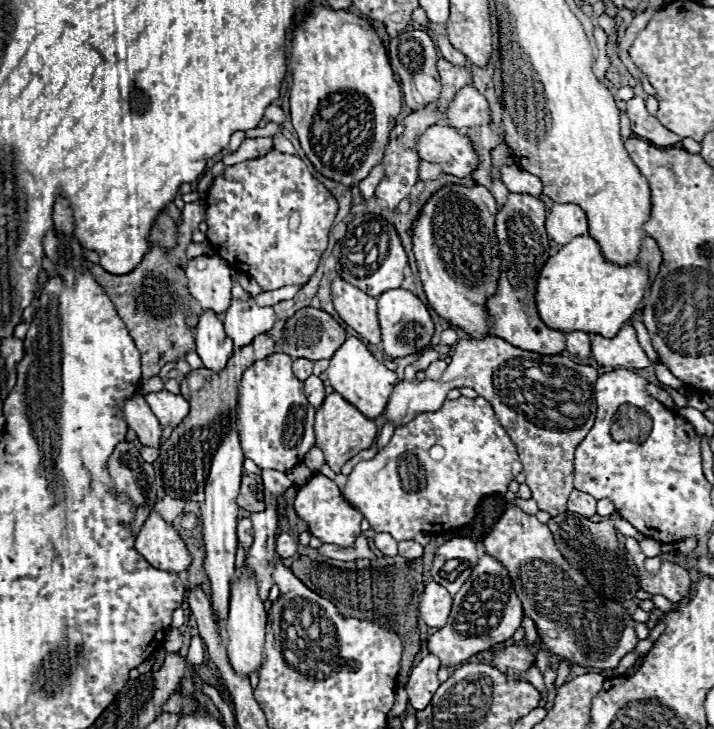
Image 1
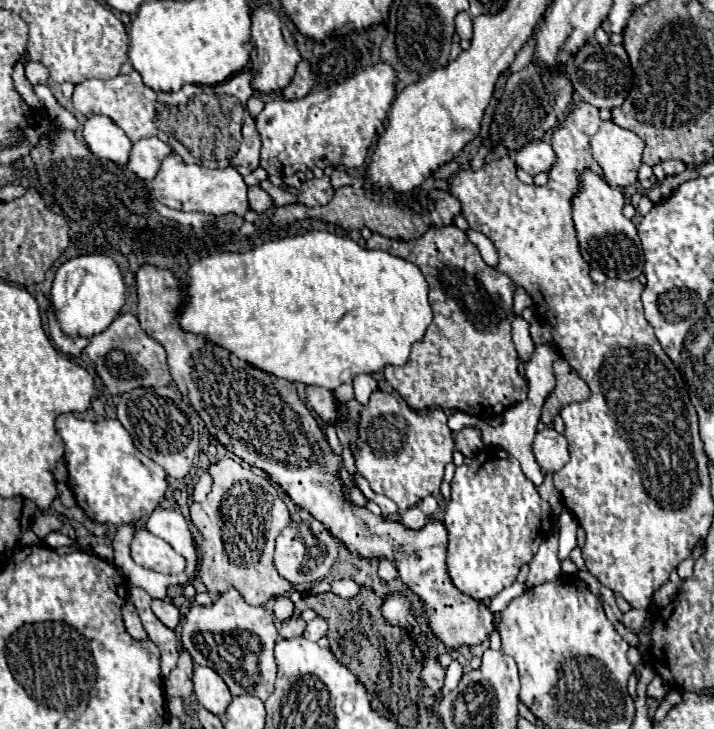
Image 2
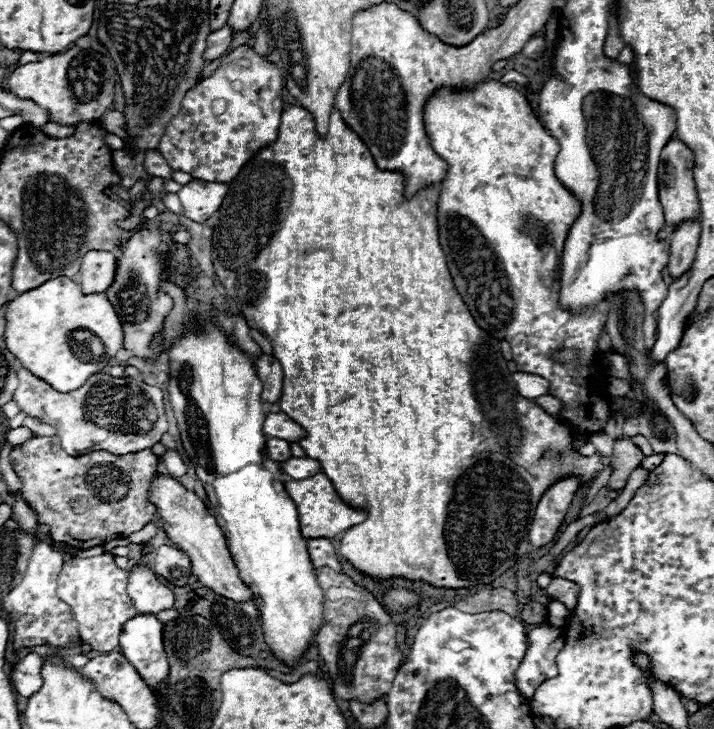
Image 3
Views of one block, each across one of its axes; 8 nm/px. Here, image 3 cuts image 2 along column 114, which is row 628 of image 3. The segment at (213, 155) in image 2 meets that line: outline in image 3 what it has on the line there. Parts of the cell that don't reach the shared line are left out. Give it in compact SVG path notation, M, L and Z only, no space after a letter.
M100 554L92 558L70 558L64 562L58 576L58 598L70 606L70 612L78 624L78 634L84 644L96 652L112 652L118 648L118 638L124 624L136 616L136 608L126 592L128 570L116 566L112 554Z

